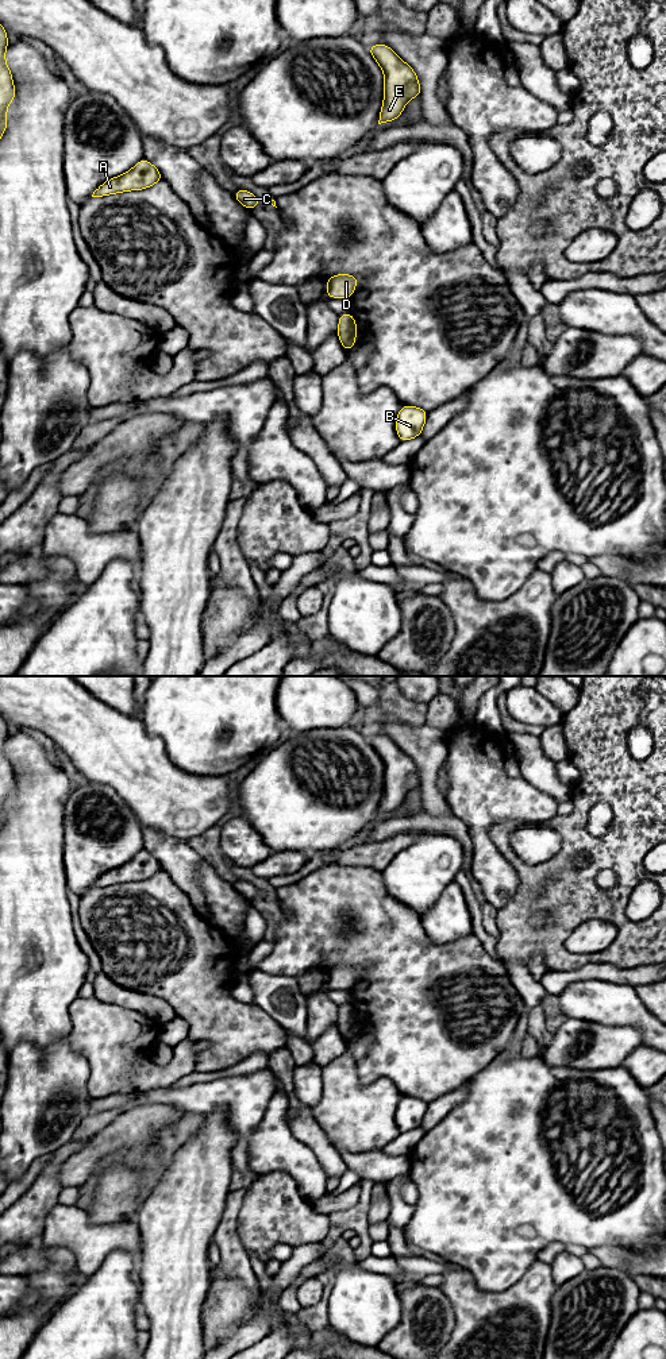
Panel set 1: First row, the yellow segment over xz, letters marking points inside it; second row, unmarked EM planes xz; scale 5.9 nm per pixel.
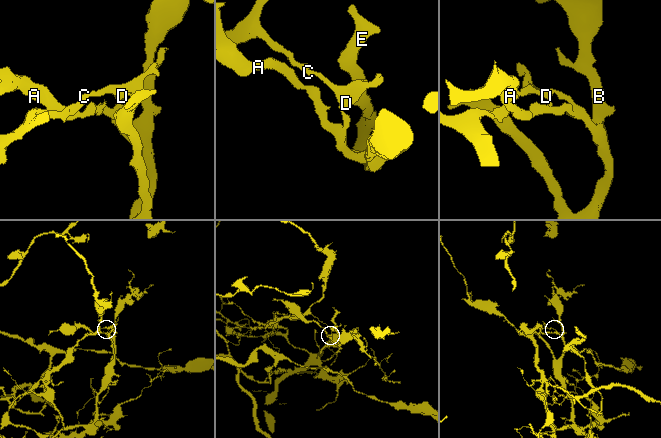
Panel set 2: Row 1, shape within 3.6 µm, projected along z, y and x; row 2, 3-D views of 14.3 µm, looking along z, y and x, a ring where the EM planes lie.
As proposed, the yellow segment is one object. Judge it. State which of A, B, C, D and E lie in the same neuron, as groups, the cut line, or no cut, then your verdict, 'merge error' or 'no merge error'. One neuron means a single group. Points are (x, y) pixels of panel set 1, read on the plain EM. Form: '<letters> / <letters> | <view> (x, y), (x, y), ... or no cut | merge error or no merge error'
A B E / C D | xz (349, 1015), (347, 1020), (354, 1029) | merge error

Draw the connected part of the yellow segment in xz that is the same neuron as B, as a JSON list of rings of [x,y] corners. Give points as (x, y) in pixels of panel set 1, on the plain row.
[[[403,1096],[396,1108],[396,1124],[401,1132],[421,1126],[428,1104],[417,1097]]]

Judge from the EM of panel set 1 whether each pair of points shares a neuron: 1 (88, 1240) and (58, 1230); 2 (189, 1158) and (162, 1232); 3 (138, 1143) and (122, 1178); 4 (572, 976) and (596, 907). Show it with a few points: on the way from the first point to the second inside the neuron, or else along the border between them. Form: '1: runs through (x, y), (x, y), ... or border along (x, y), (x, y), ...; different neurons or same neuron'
1: runs through (81, 1236), (73, 1230), (65, 1230); same neuron
2: runs through (189, 1177), (189, 1201), (181, 1213); same neuron
3: border along (127, 1157), (143, 1159); different neurons
4: border along (605, 961), (588, 961), (572, 968), (546, 969); different neurons

